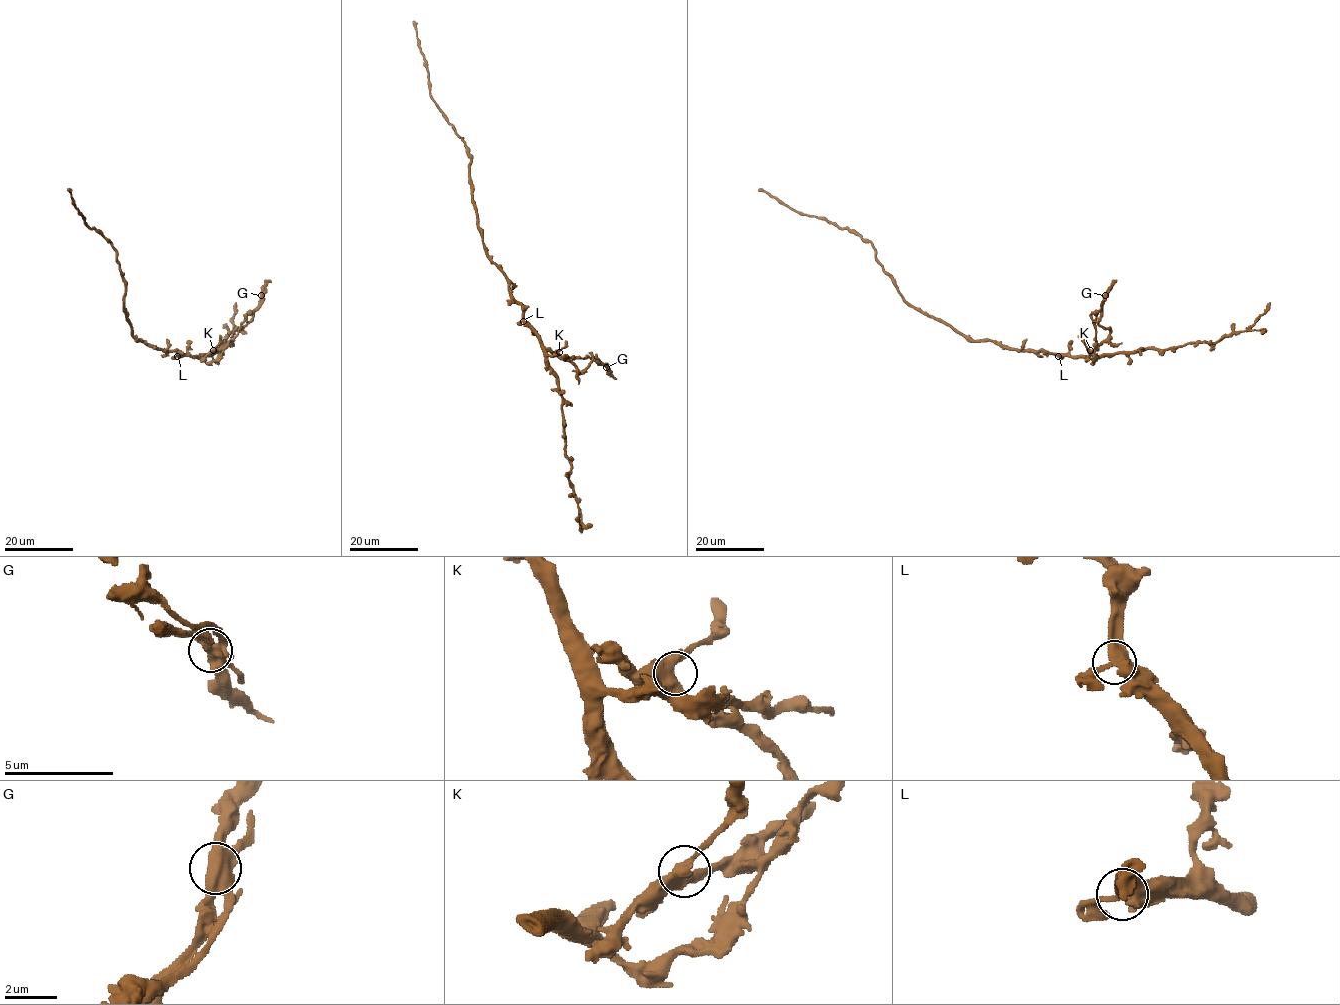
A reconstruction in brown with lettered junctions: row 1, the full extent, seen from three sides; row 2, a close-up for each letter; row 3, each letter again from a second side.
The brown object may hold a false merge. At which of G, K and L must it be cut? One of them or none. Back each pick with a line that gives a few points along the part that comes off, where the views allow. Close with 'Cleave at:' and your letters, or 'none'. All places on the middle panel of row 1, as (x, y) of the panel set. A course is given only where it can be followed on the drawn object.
G: (606, 367), (594, 361), (578, 371), (559, 353), (565, 346), (565, 340)
Cleave at: G

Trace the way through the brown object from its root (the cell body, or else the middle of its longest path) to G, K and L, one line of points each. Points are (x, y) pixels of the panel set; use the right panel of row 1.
G: (997, 344), (1087, 357), (1098, 346), (1095, 318), (1104, 295)
K: (997, 344), (1085, 357), (1090, 350)
L: (997, 344), (1054, 352), (1058, 356)

